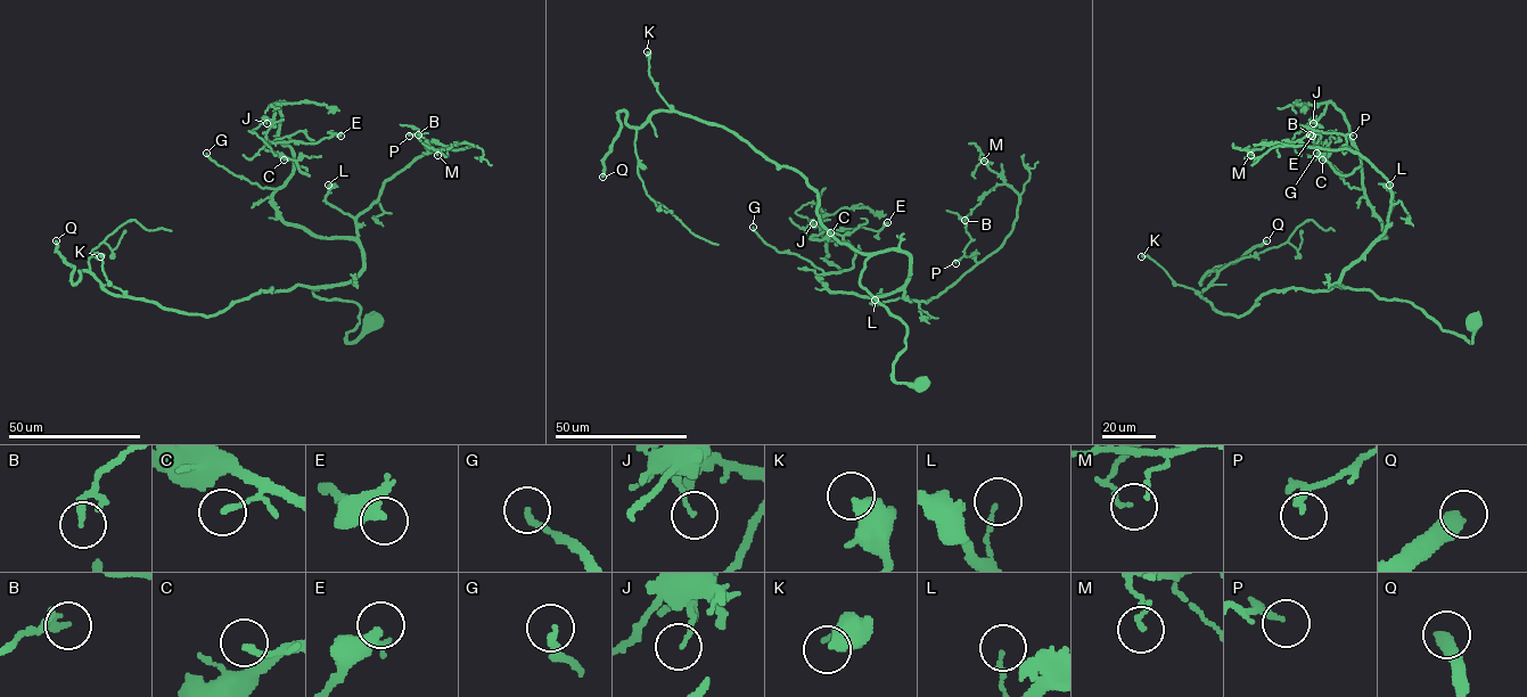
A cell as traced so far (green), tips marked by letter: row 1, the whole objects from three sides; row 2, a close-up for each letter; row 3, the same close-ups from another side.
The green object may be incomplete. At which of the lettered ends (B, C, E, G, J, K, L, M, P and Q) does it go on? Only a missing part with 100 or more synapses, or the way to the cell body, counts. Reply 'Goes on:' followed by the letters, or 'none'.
Goes on: Q

